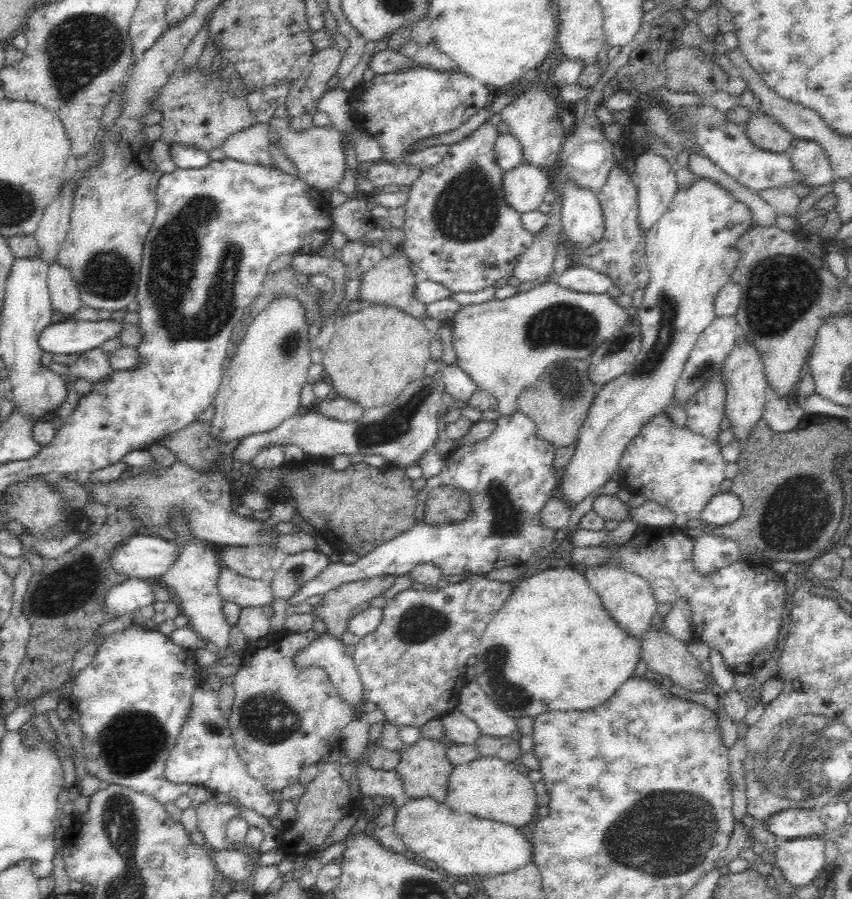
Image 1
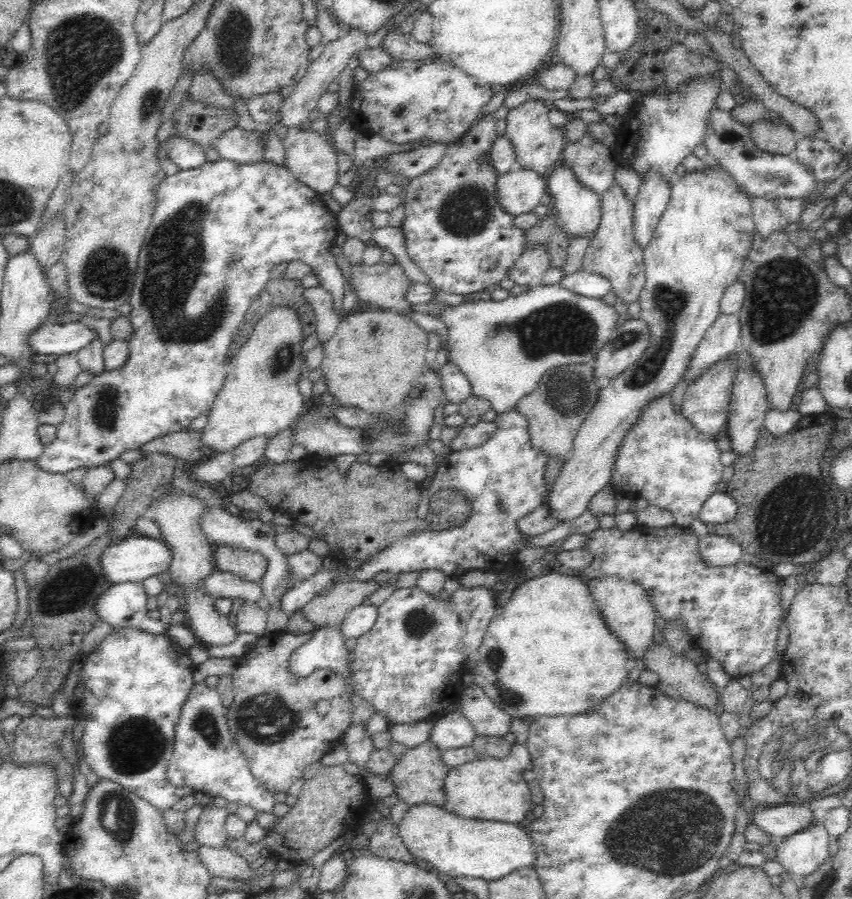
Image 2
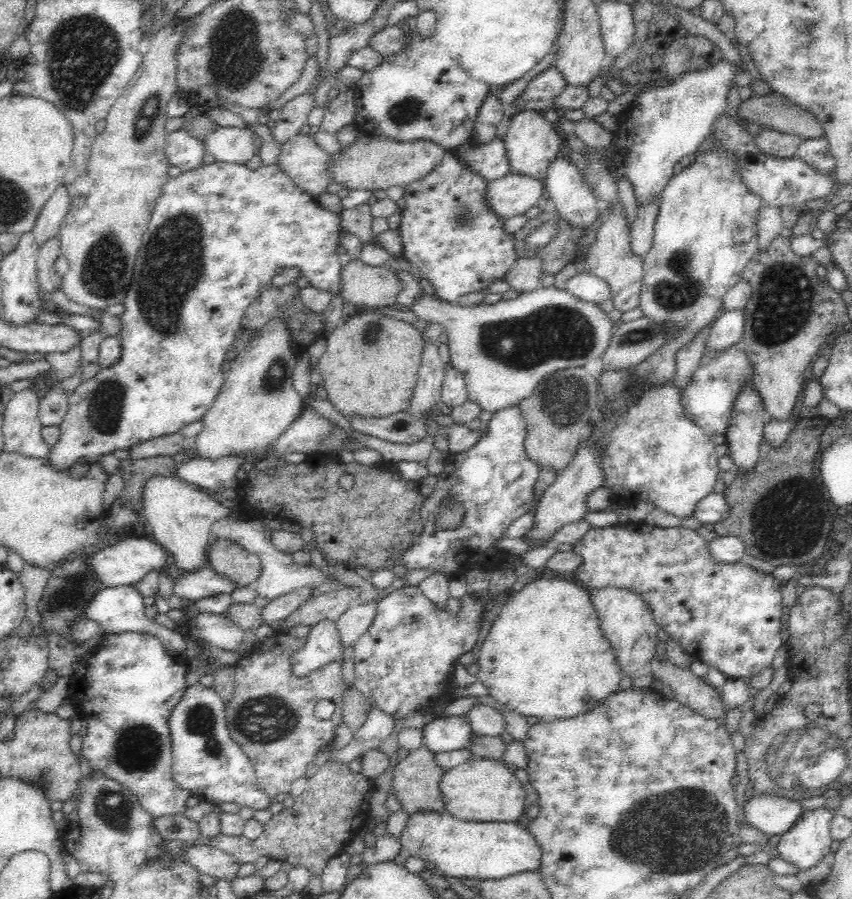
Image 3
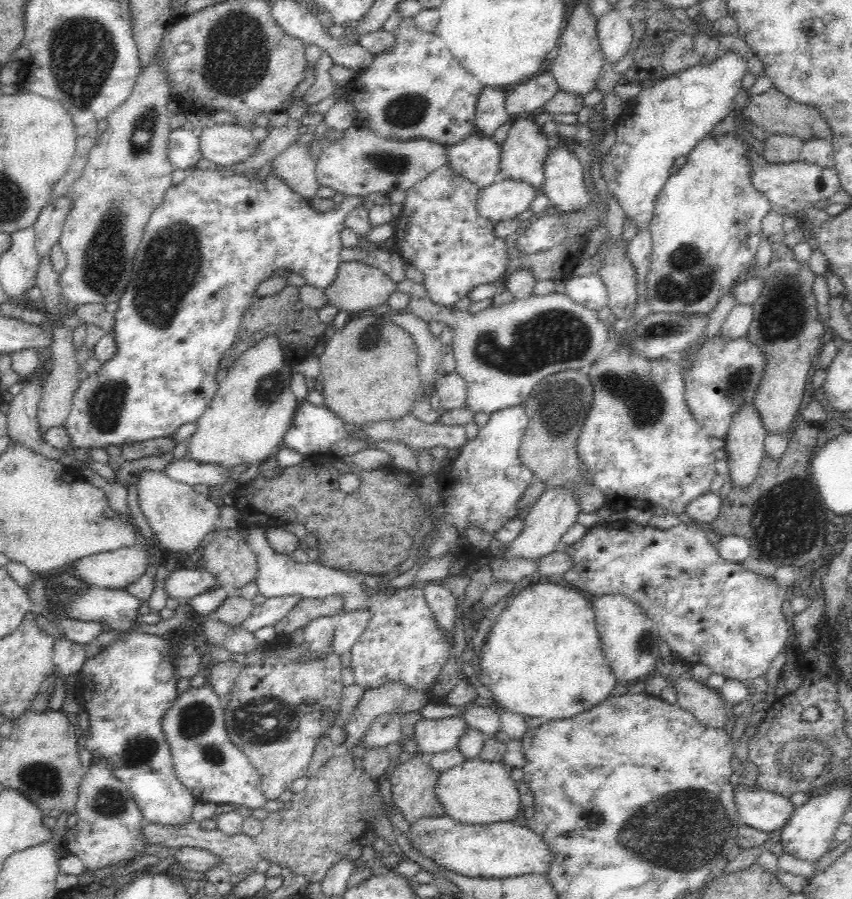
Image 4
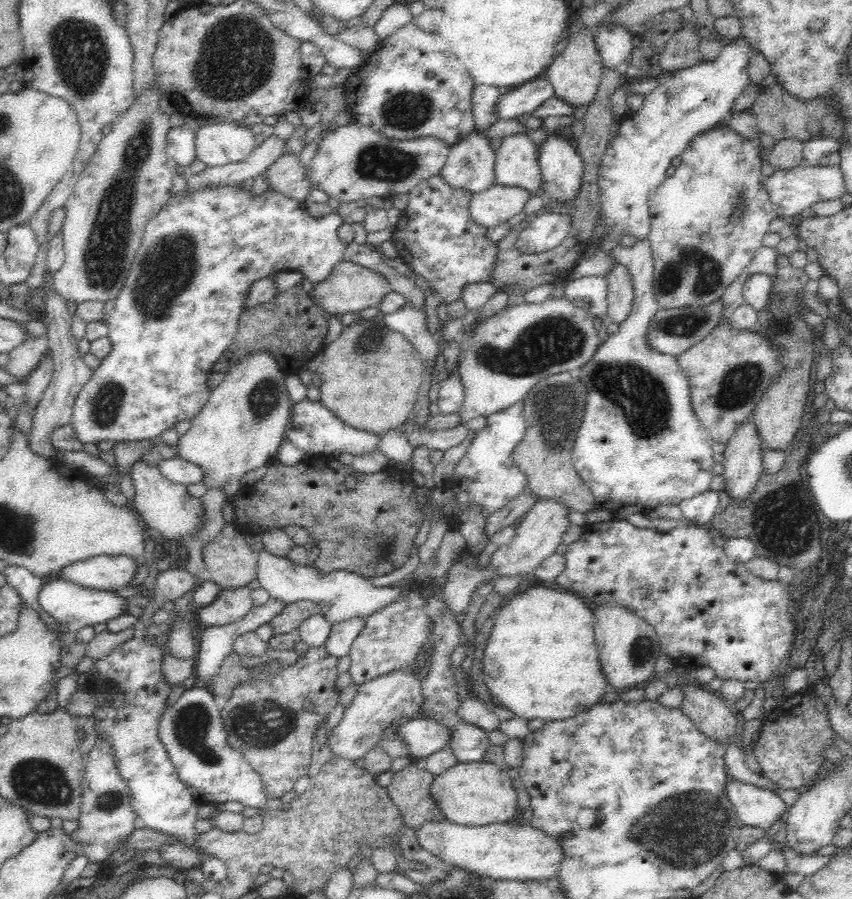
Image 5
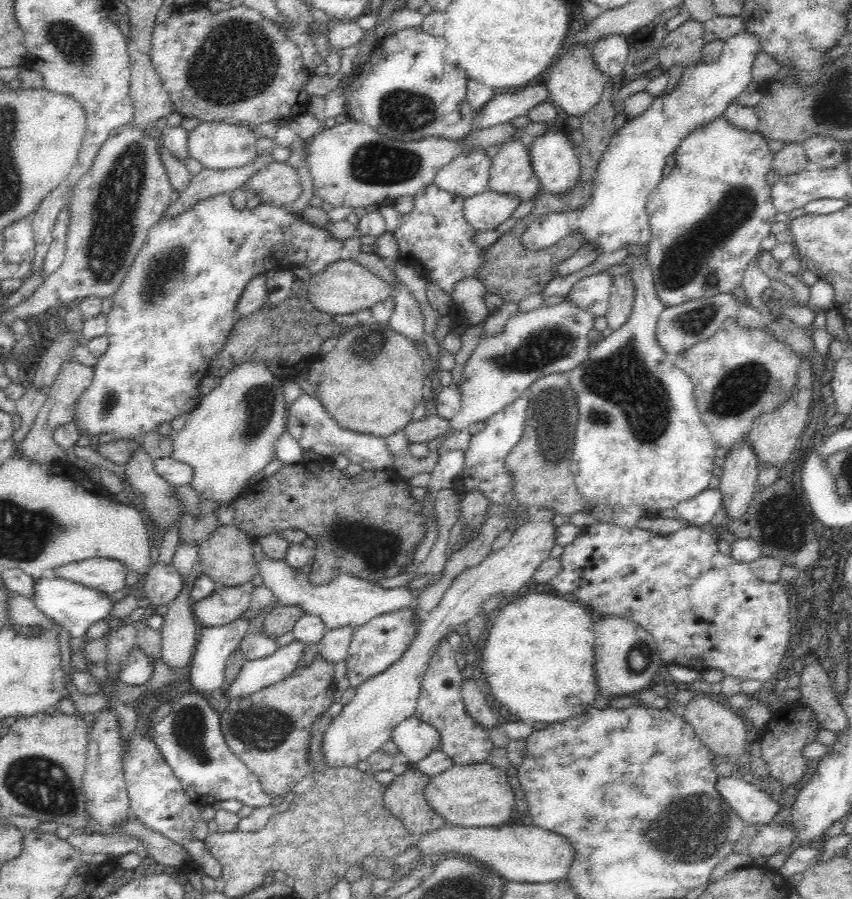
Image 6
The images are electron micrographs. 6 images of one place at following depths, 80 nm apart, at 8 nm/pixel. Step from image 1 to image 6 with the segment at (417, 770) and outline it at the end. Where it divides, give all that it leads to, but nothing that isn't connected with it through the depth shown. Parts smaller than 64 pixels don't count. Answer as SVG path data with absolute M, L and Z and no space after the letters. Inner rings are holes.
M410 767L387 785L382 800L384 807L400 819L416 839L447 825L424 799L424 786L429 780L428 775Z

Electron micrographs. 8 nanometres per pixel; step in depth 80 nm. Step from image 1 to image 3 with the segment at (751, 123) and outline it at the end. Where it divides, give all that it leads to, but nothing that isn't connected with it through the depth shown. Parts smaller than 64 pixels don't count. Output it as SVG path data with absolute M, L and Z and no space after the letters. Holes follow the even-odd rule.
M764 127L754 139L764 154L783 159L796 156L798 147L803 141L798 135L781 133Z

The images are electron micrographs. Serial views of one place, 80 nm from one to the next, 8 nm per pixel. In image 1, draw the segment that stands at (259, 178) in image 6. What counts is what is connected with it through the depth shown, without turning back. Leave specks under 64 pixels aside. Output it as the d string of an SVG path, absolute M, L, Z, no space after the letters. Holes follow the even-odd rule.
M272 117L269 120L271 130L278 135L279 146L283 148L287 158L296 167L296 176L302 179L307 185L314 187L320 192L336 189L338 182L344 176L346 160L342 150L342 134L333 125L324 127L310 127L304 130L294 130L286 117Z

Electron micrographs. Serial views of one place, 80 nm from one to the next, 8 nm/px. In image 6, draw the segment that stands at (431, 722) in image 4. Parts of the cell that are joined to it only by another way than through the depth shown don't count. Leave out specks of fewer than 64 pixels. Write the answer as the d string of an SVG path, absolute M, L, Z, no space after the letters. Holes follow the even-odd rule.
M413 715L394 727L391 740L397 746L400 760L410 765L440 746L440 733Z

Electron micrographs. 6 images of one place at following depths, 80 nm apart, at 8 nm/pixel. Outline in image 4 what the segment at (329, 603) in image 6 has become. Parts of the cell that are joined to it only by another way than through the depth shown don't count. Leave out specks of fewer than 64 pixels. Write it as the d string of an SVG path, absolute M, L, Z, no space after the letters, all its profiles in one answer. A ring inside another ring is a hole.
M251 526L248 530L240 530L240 533L242 533L244 541L250 545L250 549L257 556L259 572L255 582L258 585L259 593L266 598L300 595L300 598L315 599L340 595L344 597L344 602L342 602L342 608L338 610L337 618L339 615L350 611L370 610L372 606L375 606L388 596L381 592L380 589L375 593L368 592L368 588L363 583L364 577L361 574L331 569L315 561L299 563L292 559L290 555L277 554L266 539L265 527Z

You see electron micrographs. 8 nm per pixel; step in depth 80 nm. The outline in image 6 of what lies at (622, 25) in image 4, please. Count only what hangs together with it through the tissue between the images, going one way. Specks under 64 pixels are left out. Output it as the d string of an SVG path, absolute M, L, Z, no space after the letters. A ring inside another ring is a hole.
M608 35L592 44L592 59L607 79L625 72L628 56L629 44L624 35Z

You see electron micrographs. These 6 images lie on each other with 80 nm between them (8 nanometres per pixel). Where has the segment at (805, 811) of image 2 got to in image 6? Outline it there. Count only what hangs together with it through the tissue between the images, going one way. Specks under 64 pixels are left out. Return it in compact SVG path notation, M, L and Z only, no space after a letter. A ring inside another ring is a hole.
M740 776L718 777L714 787L746 825L770 824L785 802L770 797Z

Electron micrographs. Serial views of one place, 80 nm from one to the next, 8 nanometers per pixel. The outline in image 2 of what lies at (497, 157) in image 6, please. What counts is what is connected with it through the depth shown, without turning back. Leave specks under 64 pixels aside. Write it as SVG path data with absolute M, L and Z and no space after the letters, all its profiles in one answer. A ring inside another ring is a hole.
M529 99L515 108L502 111L502 116L507 122L505 135L514 147L516 168L528 169L536 171L538 175L545 175L554 166L554 162L561 158L567 140L564 129L550 123L548 119L550 108L550 104L544 100Z

